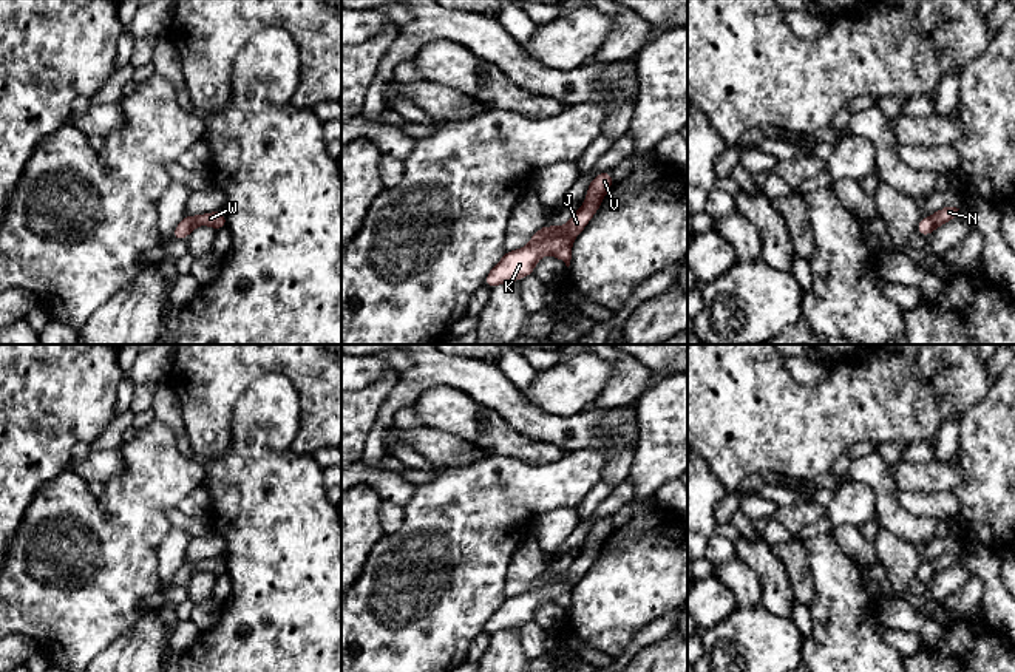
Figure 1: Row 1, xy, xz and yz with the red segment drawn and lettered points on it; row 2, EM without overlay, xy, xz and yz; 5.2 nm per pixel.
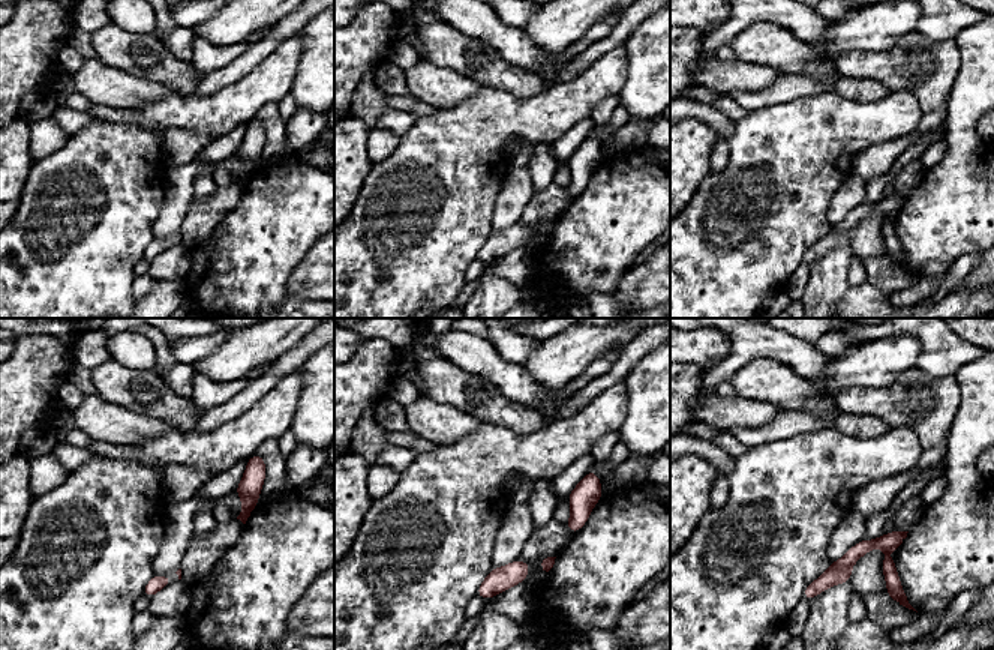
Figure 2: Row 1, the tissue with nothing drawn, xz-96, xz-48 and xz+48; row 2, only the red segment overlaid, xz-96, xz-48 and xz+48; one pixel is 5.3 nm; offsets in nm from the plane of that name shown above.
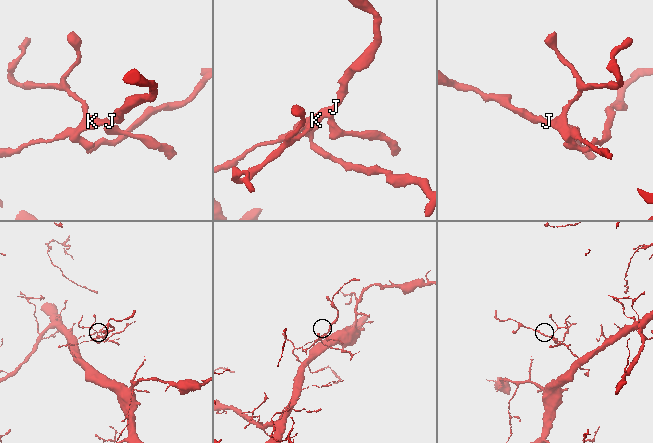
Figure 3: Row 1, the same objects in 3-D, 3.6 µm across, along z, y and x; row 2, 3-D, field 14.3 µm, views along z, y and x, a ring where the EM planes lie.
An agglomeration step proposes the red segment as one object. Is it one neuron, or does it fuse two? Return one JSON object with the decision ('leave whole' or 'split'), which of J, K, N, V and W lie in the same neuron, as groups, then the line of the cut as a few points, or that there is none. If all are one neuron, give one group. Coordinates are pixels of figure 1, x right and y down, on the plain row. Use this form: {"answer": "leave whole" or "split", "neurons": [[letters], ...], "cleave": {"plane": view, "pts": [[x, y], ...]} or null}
{"answer": "split", "neurons": [["J", "V"], ["K", "N", "W"]], "cleave": {"plane": "xz", "pts": [[572, 584], [549, 583], [529, 590]]}}

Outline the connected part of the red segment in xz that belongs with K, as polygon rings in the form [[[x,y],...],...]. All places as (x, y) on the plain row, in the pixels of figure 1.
[[[555,582],[536,590],[528,590],[519,596],[507,596],[502,606],[490,616],[484,626],[484,632],[494,632],[522,626],[533,619],[538,606],[544,601],[553,601],[570,612],[572,589],[569,582]]]

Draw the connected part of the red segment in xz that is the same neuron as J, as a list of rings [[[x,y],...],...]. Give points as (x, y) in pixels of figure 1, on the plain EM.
[[[610,516],[598,519],[586,538],[586,548],[575,558],[573,564],[562,573],[552,573],[545,570],[530,584],[528,590],[536,590],[555,582],[569,582],[575,585],[598,558],[603,544],[613,530]]]

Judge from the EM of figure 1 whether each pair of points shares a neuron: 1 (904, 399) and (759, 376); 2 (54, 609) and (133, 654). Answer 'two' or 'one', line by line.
1: one
2: two

